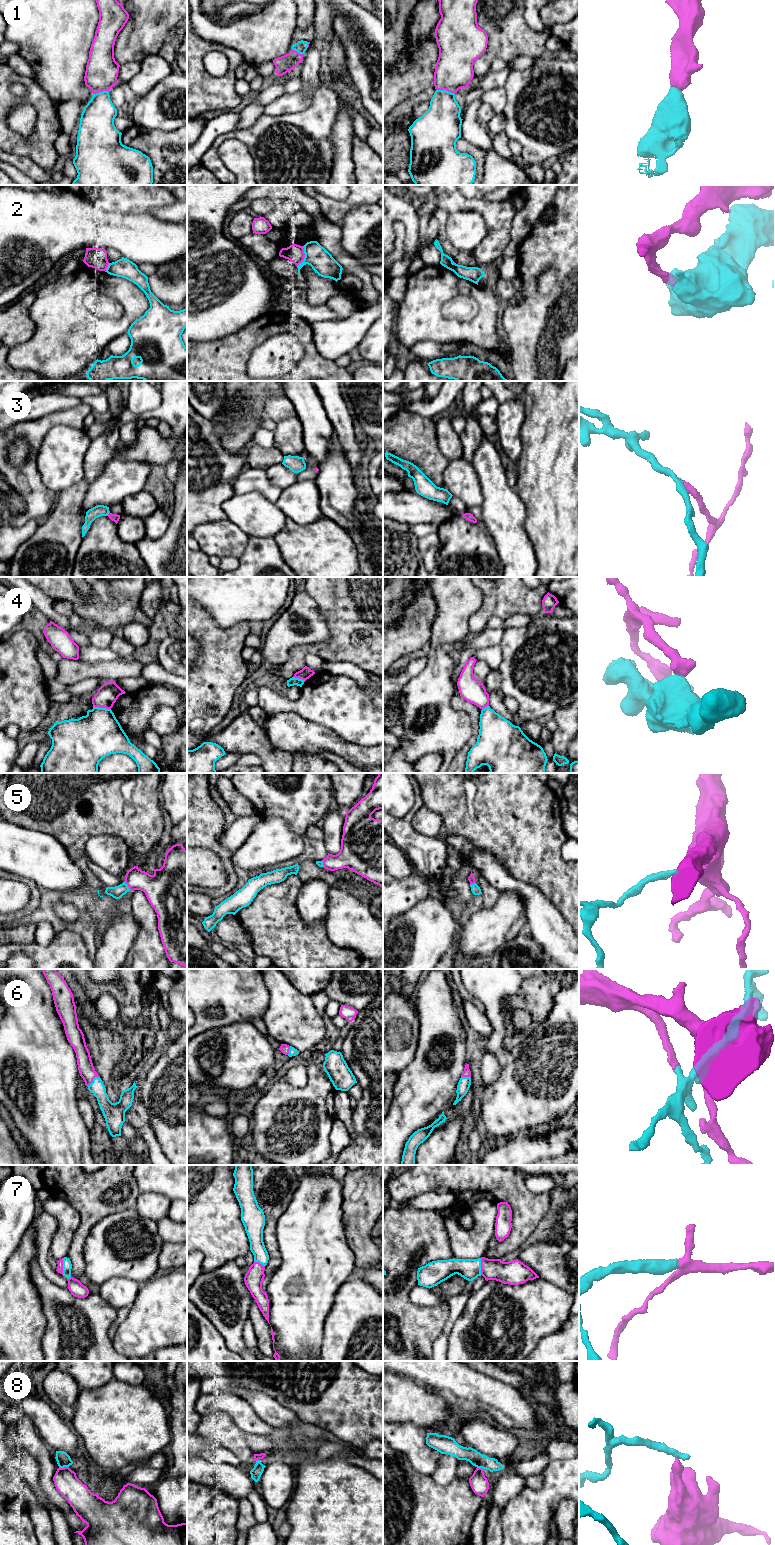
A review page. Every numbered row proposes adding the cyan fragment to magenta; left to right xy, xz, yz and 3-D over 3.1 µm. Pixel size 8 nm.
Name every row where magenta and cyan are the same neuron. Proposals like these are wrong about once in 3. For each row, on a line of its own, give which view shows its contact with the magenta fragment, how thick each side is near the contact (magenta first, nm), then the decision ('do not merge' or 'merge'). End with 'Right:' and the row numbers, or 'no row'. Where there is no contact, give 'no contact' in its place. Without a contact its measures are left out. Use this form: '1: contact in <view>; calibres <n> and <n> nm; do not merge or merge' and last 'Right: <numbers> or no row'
1: contact in yz; calibres 300 and 300 nm; merge
2: contact in xz; calibres 140 and 190 nm; do not merge
3: contact in xy; calibres 60 and 100 nm; do not merge
4: contact in xy; calibres 170 and 360 nm; do not merge
5: contact in xy; calibres 220 and 100 nm; merge
6: contact in xy; calibres 130 and 120 nm; merge
7: contact in xy; calibres 50 and 80 nm; merge
8: contact in xy; calibres 200 and 110 nm; do not merge
Right: 1, 5, 6, 7

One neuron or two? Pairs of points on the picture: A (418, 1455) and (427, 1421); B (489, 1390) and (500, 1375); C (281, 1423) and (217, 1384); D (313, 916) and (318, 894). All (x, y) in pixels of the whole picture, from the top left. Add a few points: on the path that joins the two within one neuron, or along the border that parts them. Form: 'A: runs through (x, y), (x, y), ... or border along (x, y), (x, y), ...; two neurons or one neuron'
A: border along (401, 1424), (414, 1424), (427, 1432); two neurons
B: border along (478, 1371), (509, 1384), (518, 1390); two neurons
C: runs through (265, 1407), (255, 1398), (233, 1387); one neuron
D: runs through (313, 911), (313, 899); one neuron

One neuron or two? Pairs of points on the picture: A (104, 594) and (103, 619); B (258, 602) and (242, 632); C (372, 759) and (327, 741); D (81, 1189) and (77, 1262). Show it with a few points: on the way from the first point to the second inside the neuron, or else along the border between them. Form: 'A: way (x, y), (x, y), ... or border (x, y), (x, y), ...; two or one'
A: way (104, 600), (104, 613); one
B: border (248, 622), (238, 622), (225, 629); two
C: way (361, 755), (356, 755), (338, 746); one
D: way (86, 1207), (86, 1225), (79, 1236), (77, 1244); one

